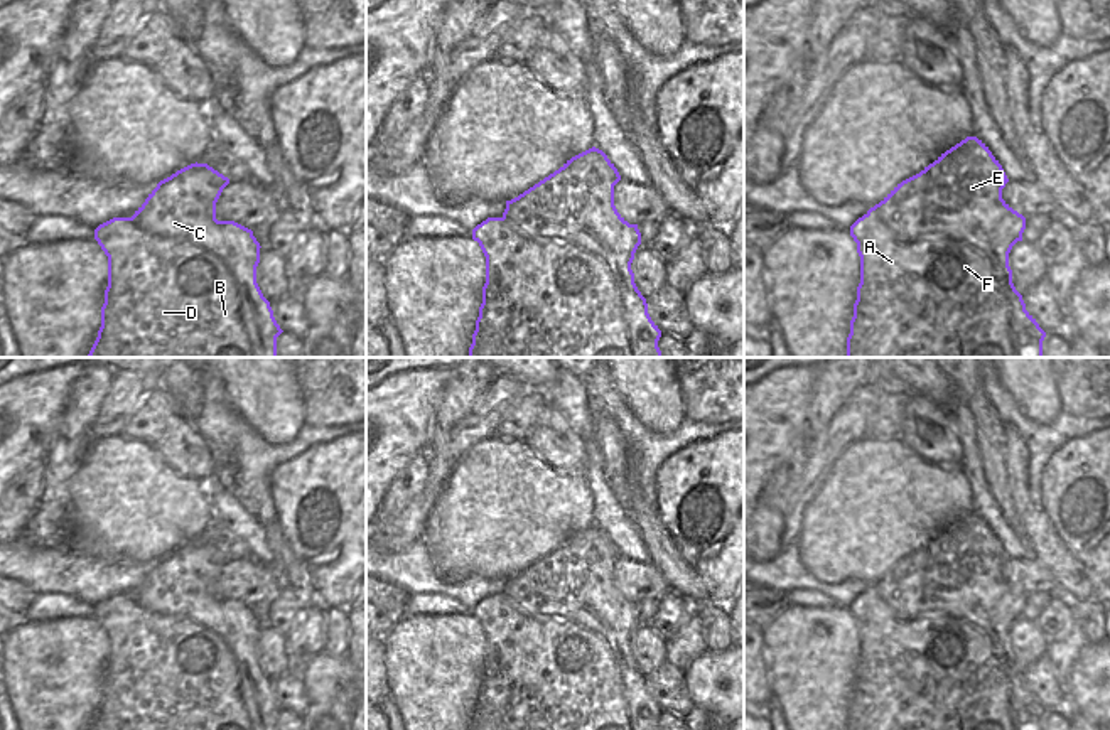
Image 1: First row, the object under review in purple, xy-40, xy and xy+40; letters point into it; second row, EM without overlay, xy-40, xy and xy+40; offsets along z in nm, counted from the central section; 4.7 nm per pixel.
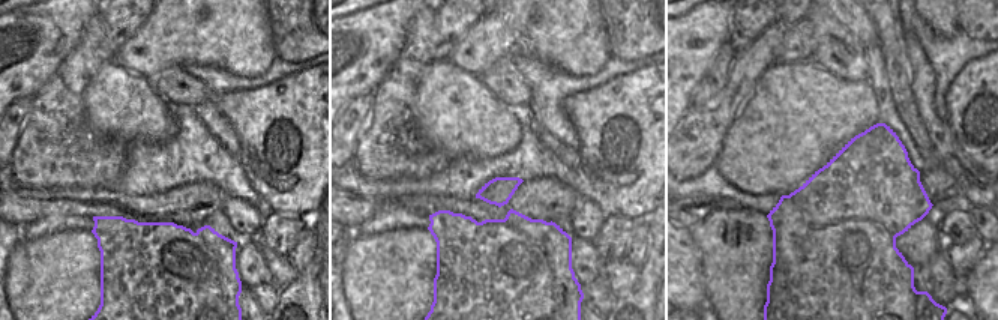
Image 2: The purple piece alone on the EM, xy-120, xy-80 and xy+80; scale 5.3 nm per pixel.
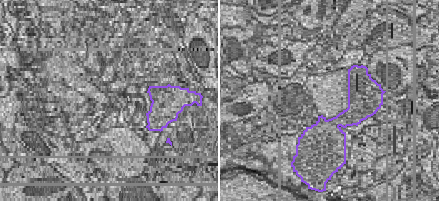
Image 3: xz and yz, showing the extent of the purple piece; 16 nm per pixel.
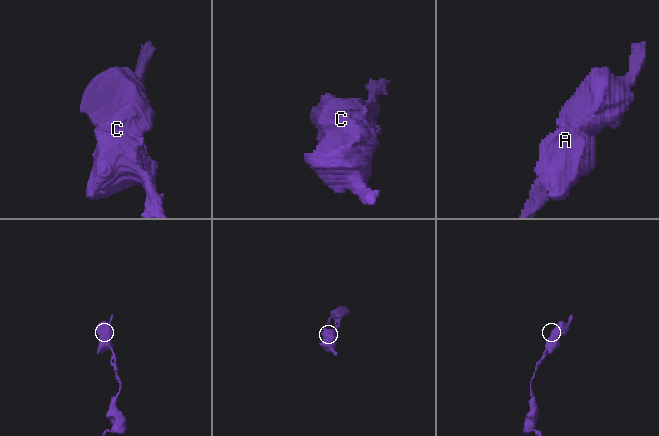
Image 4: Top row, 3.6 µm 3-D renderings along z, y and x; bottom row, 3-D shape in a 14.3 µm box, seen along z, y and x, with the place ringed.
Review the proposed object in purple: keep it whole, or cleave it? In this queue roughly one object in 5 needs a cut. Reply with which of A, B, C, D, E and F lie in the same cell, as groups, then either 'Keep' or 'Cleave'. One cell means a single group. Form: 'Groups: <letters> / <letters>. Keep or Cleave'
Groups: A B C D E F. Keep

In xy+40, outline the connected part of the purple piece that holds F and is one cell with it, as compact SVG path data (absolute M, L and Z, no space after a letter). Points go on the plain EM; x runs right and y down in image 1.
M967 514L919 551L897 561L879 582L870 585L850 604L850 614L857 620L857 631L860 634L860 661L857 664L857 678L847 715L847 730L1043 730L1046 710L1026 688L1022 673L1012 661L1009 631L1017 619L1022 619L1026 595L1002 577L1002 566L1007 560L1009 556L1002 543L989 524L977 514Z

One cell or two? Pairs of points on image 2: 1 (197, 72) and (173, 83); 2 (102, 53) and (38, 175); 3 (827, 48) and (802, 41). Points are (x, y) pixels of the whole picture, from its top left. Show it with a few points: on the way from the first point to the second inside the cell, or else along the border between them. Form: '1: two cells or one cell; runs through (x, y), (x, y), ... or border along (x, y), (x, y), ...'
1: two cells; border along (182, 68), (207, 89), (207, 96), (194, 108)
2: one cell; runs through (71, 81), (65, 87), (57, 105), (56, 143)
3: two cells; border along (806, 17), (814, 38), (809, 59)

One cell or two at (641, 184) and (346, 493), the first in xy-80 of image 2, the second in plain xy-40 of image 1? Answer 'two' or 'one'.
one

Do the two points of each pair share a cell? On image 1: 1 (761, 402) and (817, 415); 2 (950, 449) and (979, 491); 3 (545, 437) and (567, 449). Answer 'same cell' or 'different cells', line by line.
1: different cells
2: different cells
3: same cell

